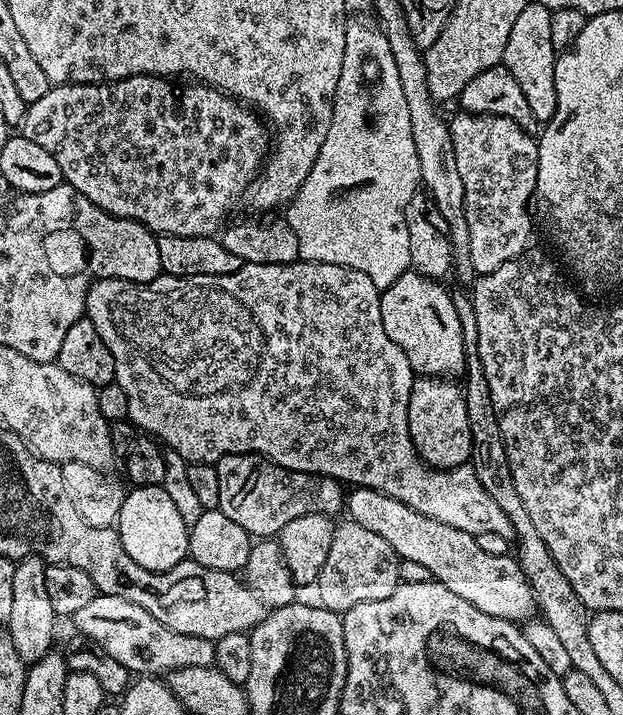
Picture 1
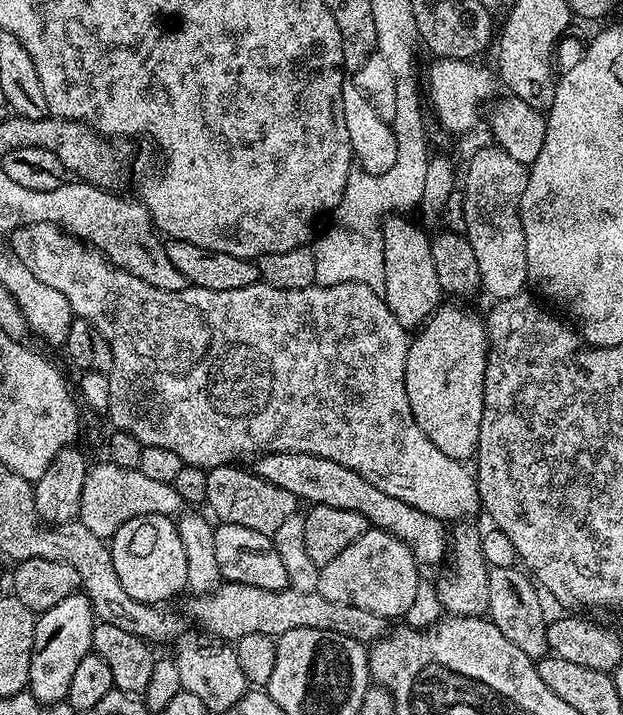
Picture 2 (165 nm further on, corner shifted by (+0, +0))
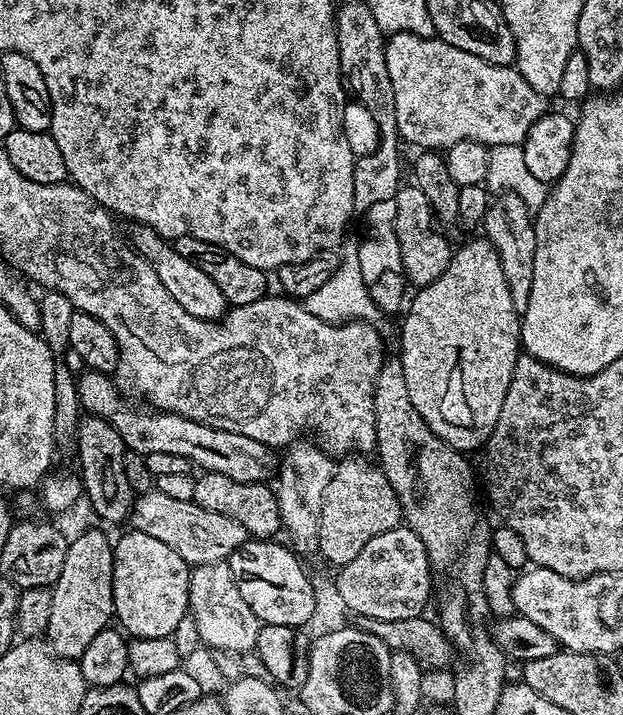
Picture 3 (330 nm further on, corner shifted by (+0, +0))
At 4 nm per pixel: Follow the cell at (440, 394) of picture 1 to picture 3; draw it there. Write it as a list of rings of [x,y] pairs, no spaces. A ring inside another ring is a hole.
[[[483,238],[472,240],[469,244],[462,245],[461,248],[457,247],[452,253],[450,266],[446,266],[446,270],[442,270],[442,274],[438,274],[438,278],[434,278],[434,282],[423,285],[417,292],[420,293],[413,298],[412,305],[410,305],[411,300],[407,305],[408,313],[406,313],[407,308],[403,313],[403,316],[405,315],[404,325],[400,328],[400,353],[398,353],[400,364],[404,367],[406,390],[410,390],[410,402],[414,402],[414,410],[418,410],[418,414],[422,414],[426,426],[430,426],[430,430],[434,430],[434,434],[438,438],[442,438],[442,442],[446,442],[459,452],[472,454],[475,448],[483,449],[487,445],[490,434],[498,422],[498,414],[502,414],[502,401],[506,399],[506,390],[510,390],[510,378],[514,374],[516,359],[522,354],[521,313],[517,312],[514,306],[514,298],[510,298],[510,288],[506,286],[506,274],[502,274],[502,262],[498,258],[494,246]]]

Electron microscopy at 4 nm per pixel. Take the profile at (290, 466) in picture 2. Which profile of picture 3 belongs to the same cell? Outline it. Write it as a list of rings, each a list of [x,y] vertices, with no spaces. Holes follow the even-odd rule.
[[[85,371],[77,379],[76,386],[81,409],[85,413],[108,420],[121,435],[126,448],[140,456],[182,454],[182,458],[189,460],[195,467],[197,464],[197,469],[226,474],[226,478],[234,478],[234,482],[243,484],[263,484],[271,481],[271,476],[273,479],[277,475],[277,449],[254,438],[246,438],[246,434],[218,430],[214,426],[206,426],[202,422],[179,416],[176,412],[162,412],[151,406],[135,408],[132,405],[135,403],[125,399],[109,373]]]

